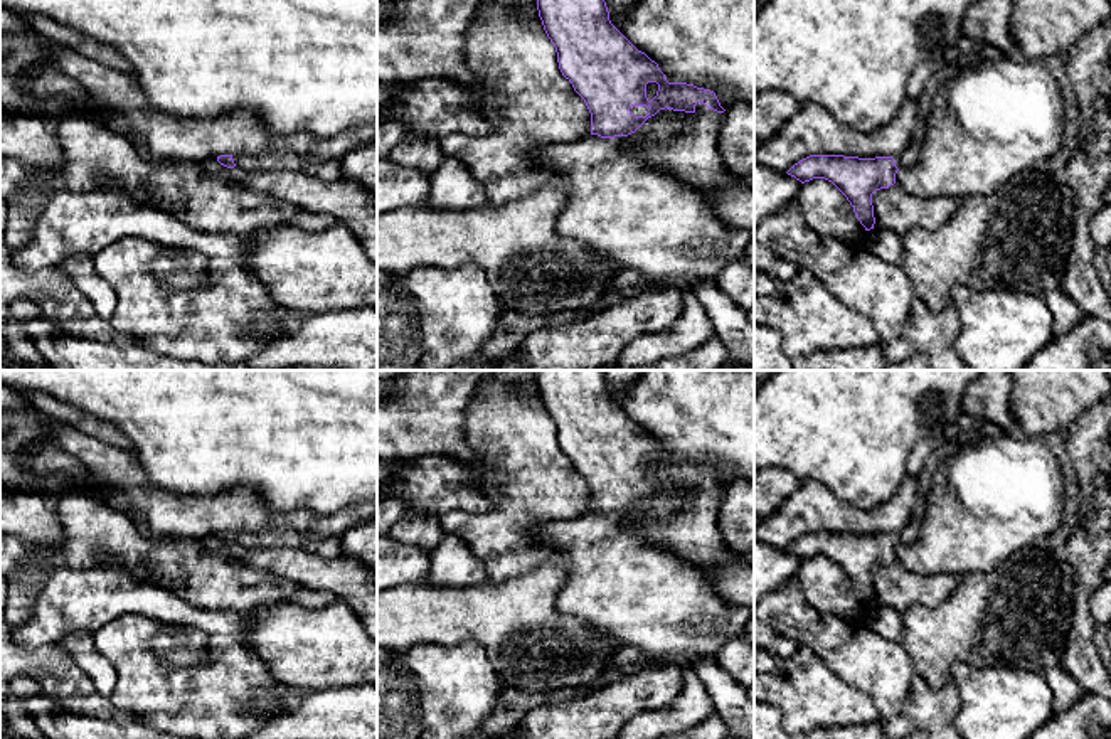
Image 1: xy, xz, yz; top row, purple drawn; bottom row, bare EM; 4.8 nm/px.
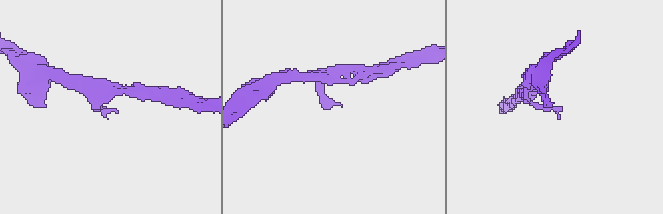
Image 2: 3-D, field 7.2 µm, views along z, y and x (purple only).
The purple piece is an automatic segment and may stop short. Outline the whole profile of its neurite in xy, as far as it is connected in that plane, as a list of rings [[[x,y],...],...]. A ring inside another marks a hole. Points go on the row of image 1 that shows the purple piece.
[[[286,148],[261,153],[221,155],[217,162],[227,168],[237,167],[241,170],[293,170],[322,180],[337,180],[342,177],[338,160],[305,158]]]

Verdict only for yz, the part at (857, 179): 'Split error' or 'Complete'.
Split error

